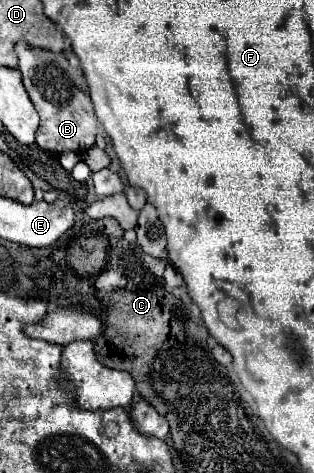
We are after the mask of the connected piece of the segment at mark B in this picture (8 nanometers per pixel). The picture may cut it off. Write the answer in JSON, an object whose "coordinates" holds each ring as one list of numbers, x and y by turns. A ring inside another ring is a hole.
{"coordinates":[[26,42,16,44,16,54,20,60,18,70,22,72,22,82,40,114,40,128,36,132,38,146,52,154,62,154,66,150,86,152,88,148,92,148,98,122,82,70,70,66,64,54,52,54,40,48,32,48]]}

